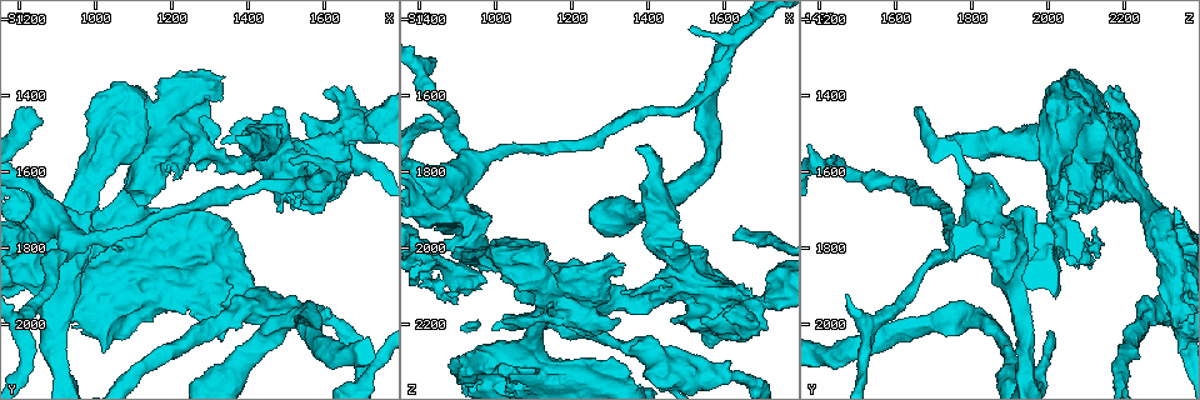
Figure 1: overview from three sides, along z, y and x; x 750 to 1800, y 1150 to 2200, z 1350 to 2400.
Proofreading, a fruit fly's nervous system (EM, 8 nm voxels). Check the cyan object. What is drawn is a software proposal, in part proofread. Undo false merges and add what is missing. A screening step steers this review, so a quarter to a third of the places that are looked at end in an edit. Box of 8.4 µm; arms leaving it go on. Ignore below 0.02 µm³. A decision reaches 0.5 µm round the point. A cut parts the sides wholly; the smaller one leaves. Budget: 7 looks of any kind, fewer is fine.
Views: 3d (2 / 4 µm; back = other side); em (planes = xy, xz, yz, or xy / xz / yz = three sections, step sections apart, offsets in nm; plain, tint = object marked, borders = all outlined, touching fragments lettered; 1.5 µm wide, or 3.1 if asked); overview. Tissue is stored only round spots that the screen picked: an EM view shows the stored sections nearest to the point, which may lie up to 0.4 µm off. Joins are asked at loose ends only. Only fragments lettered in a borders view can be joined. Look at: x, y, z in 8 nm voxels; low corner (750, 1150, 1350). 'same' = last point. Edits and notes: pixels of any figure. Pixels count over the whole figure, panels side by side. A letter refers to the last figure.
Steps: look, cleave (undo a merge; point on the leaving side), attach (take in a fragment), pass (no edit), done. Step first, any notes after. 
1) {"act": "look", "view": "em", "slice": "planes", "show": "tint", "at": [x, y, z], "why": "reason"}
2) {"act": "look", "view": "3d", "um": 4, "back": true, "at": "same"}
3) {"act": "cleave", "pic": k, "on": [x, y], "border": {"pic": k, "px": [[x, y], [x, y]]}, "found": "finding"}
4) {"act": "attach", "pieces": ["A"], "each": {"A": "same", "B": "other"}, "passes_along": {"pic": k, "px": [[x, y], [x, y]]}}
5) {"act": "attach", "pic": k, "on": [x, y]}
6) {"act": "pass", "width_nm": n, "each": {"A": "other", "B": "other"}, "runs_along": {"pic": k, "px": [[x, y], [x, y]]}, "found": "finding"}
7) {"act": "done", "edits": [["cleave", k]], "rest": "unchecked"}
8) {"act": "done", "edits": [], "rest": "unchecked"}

{"act": "look", "view": "3d", "um": 4, "at": [1495, 1555, 2055], "why": "sharp bend"}

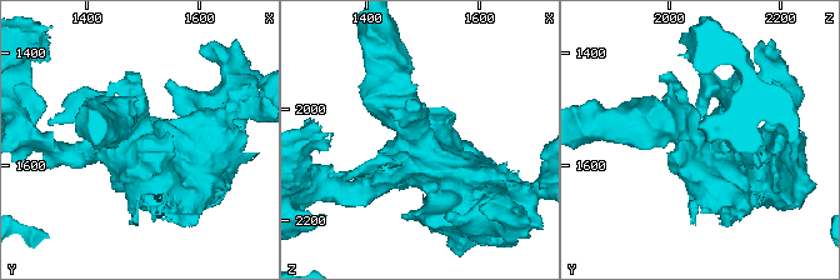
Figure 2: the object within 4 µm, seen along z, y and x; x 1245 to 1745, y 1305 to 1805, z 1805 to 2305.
{"act": "look", "view": "em", "slice": "xy", "step": 4, "show": "tint", "at": [1495, 1555, 2060], "why": "now the EM"}

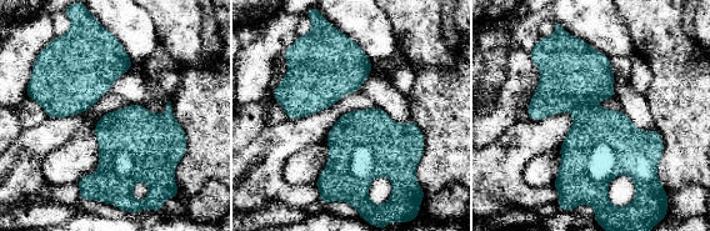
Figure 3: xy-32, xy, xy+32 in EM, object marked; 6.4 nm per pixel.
{"act": "look", "view": "em", "slice": "planes", "show": "borders", "at": "same"}

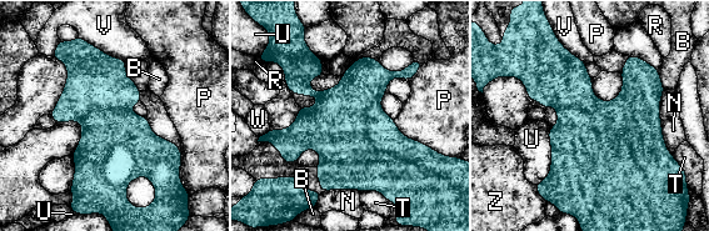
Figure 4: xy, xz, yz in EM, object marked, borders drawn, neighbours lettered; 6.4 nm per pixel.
{"act": "pass", "width_nm": 500, "each": {"B": "other", "N": "other", "P": "other", "R": "other", "T": "other", "U": "other", "V": "other", "W": "other", "Z": "other"}, "border": {"pic": 4, "px": [[394, 120], [404, 135], [433, 149]]}, "found": "continuous, no second neuron"}

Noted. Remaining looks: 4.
{"act": "look", "view": "em", "slice": "xy", "step": 4, "show": "borders", "at": [935, 1775, 2295], "why": "touches itself"}

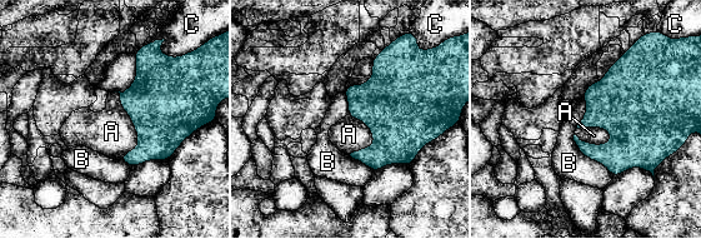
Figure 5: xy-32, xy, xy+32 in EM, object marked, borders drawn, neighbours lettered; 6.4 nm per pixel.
{"act": "pass", "each": {"A": "other", "B": "other", "C": "other"}, "border": {"pic": 5, "px": [[113, 91], [138, 135], [120, 159]]}, "found": "all the same neuron"}

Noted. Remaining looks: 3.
{"act": "look", "view": "3d", "um": 4, "at": [1110, 1690, 2105], "why": "thick end"}

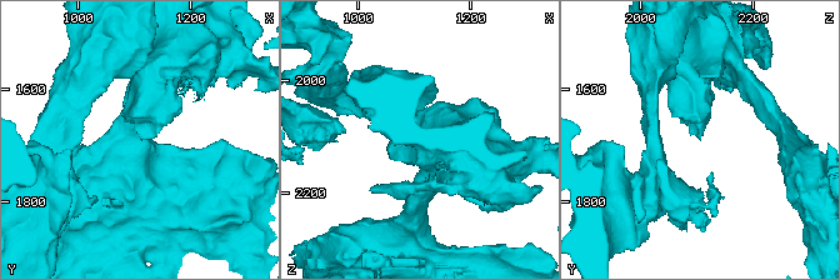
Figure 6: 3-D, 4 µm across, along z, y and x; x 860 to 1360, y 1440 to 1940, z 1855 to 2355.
{"act": "look", "view": "em", "slice": "yz", "step": 8, "show": "tint", "at": [1110, 1690, 2100], "why": "need the tissue"}

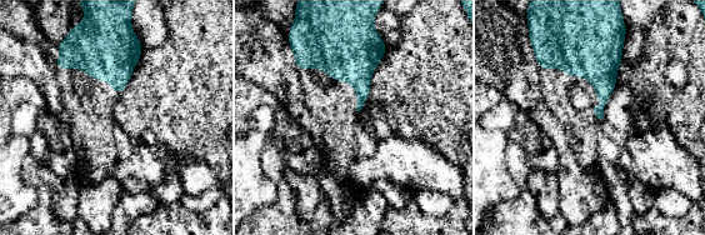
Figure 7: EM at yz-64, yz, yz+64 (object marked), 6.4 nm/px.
{"act": "look", "view": "em", "slice": "planes", "show": "borders", "at": "same", "why": "another direction"}

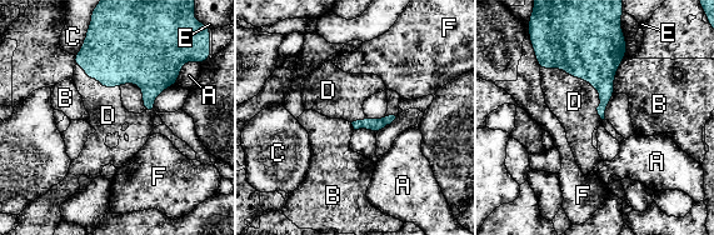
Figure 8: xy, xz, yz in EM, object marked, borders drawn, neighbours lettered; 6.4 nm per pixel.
{"act": "attach", "pieces": ["D"], "each": {"A": "other", "B": "other", "C": "other", "D": "same", "E": "other", "F": "other"}, "found": "it goes on there"}

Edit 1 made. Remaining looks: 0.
{"act": "done", "edits": [["attach", 8]], "rest": "unchecked"}

